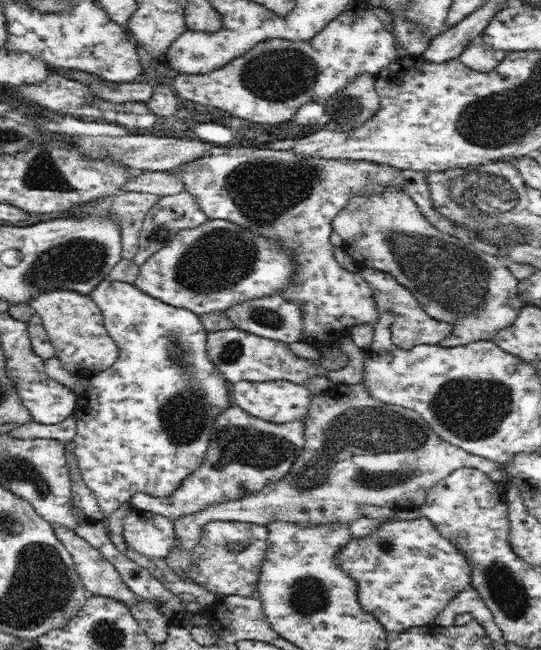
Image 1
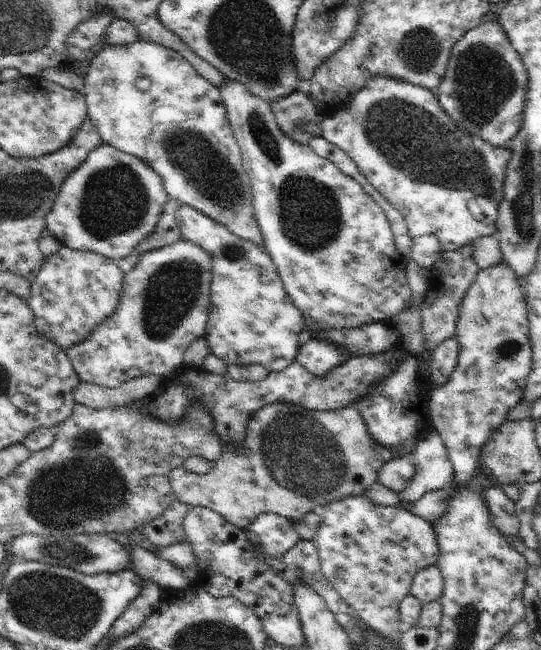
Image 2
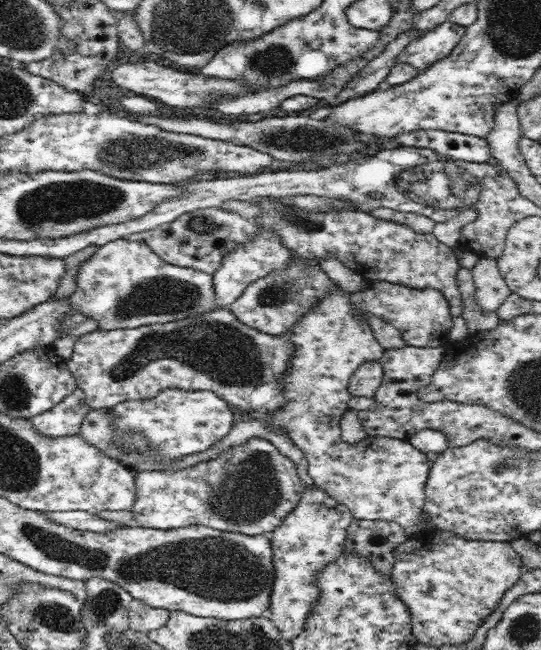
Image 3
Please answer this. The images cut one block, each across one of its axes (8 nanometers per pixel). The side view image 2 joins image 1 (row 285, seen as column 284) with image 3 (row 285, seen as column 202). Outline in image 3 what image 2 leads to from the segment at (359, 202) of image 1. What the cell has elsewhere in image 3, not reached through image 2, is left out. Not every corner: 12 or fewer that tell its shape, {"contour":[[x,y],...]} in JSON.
{"contour":[[479,257],[472,268],[475,301],[494,312],[510,287],[494,258]]}

